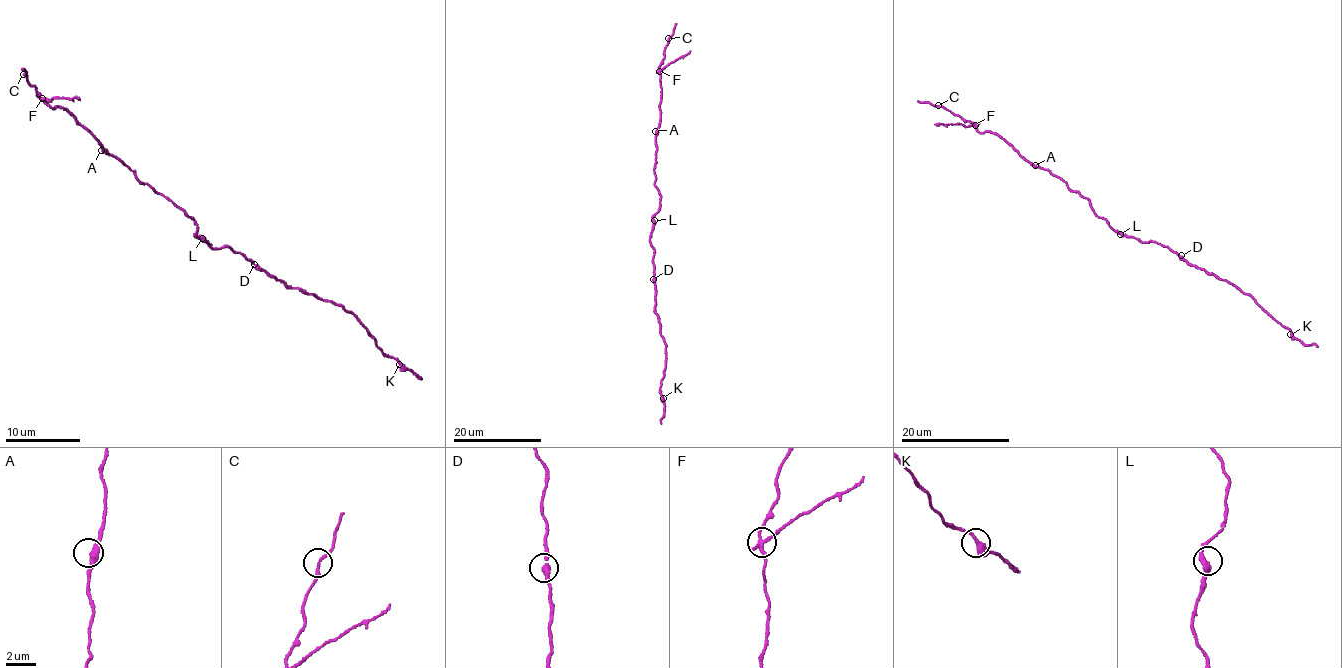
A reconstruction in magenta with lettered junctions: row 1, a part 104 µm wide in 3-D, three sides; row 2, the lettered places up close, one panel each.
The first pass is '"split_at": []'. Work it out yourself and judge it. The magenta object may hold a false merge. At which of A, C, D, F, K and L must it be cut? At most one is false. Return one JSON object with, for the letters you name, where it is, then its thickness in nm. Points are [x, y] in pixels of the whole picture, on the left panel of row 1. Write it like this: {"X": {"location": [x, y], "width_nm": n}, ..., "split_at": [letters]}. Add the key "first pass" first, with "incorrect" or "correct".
{"first pass": "incorrect", "F": {"location": [42, 98], "width_nm": 240}, "split_at": ["F"]}

